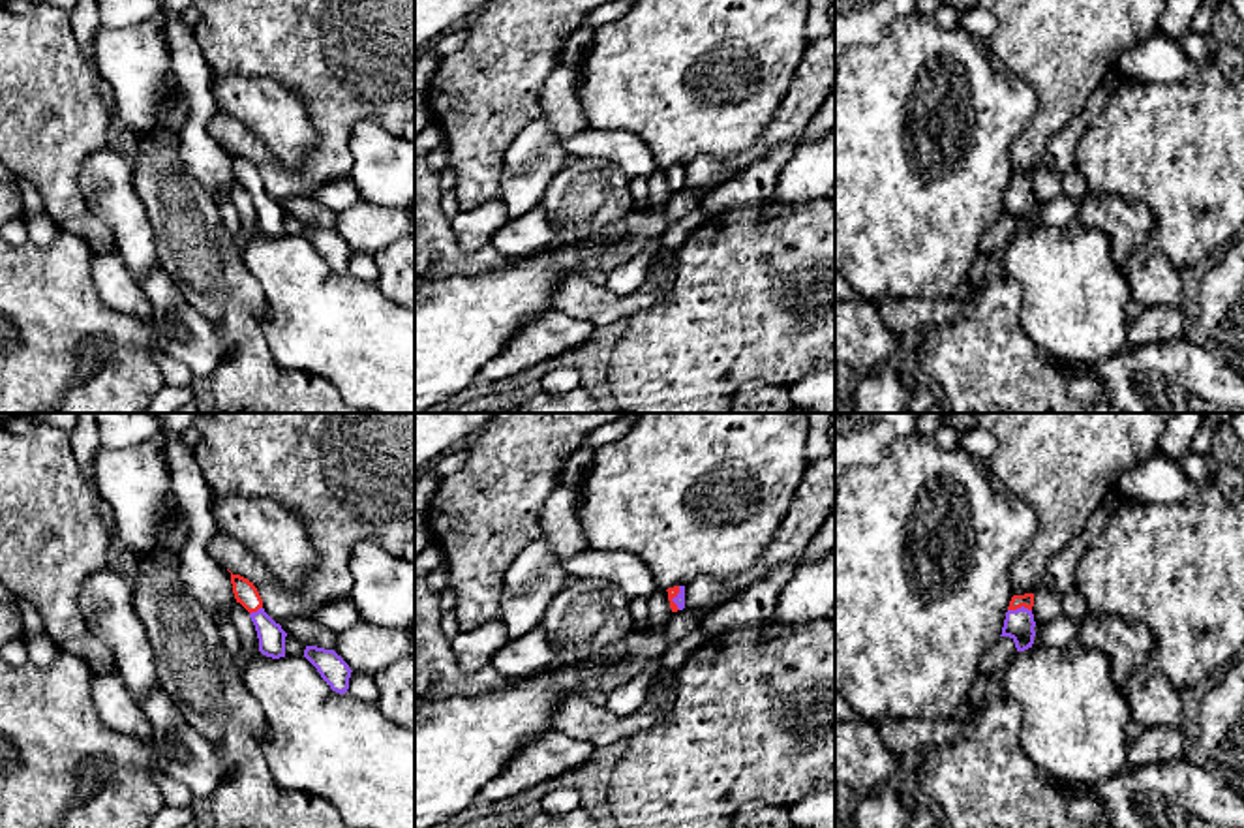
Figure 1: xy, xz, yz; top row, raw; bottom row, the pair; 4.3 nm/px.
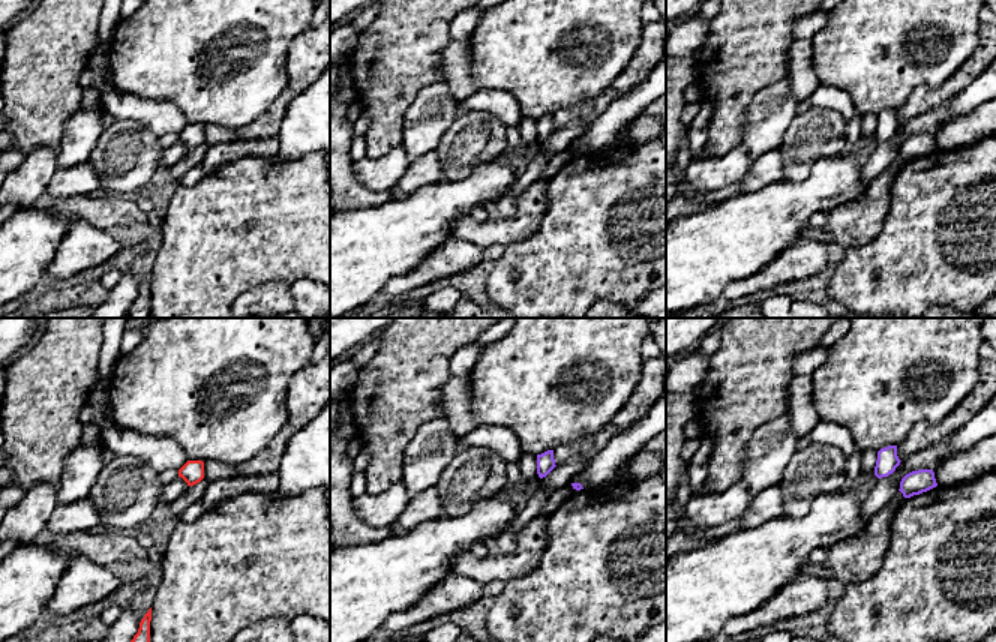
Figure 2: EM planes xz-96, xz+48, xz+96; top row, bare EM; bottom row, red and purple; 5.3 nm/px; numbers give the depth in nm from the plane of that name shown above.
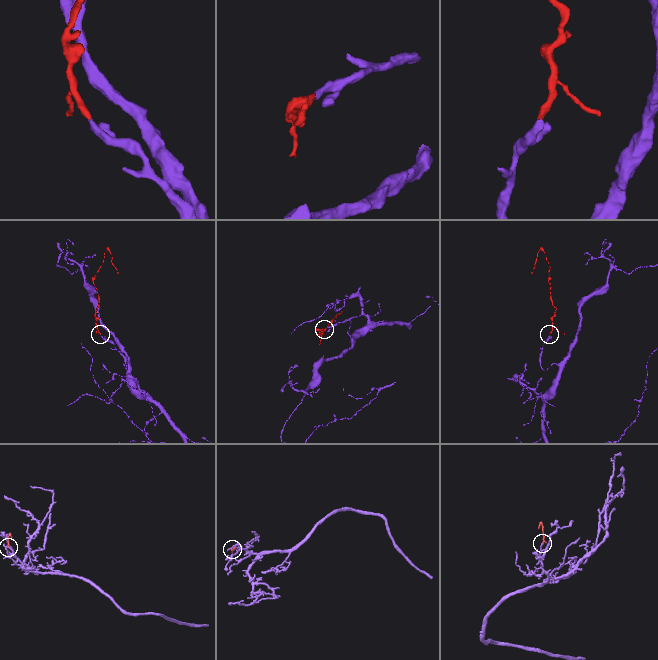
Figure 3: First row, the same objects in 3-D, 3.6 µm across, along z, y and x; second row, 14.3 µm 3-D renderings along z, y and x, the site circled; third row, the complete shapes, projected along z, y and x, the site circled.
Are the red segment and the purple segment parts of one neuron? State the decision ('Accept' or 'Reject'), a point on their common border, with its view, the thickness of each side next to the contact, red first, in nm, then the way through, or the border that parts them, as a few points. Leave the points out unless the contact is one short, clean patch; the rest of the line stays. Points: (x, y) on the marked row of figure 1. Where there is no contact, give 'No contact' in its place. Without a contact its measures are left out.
Accept. Touches red at yz (1019, 607). Thickness 60 nm (red) against 130 nm. Path across: yz (1027, 599), (1019, 607), (1019, 624)

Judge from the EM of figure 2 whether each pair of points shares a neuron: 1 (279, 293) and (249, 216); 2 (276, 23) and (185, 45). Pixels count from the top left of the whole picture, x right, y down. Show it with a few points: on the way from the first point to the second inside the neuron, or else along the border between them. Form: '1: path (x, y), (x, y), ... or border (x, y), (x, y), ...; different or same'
1: border (288, 284), (260, 284), (242, 293); different
2: path (254, 18), (228, 18), (207, 38); same

